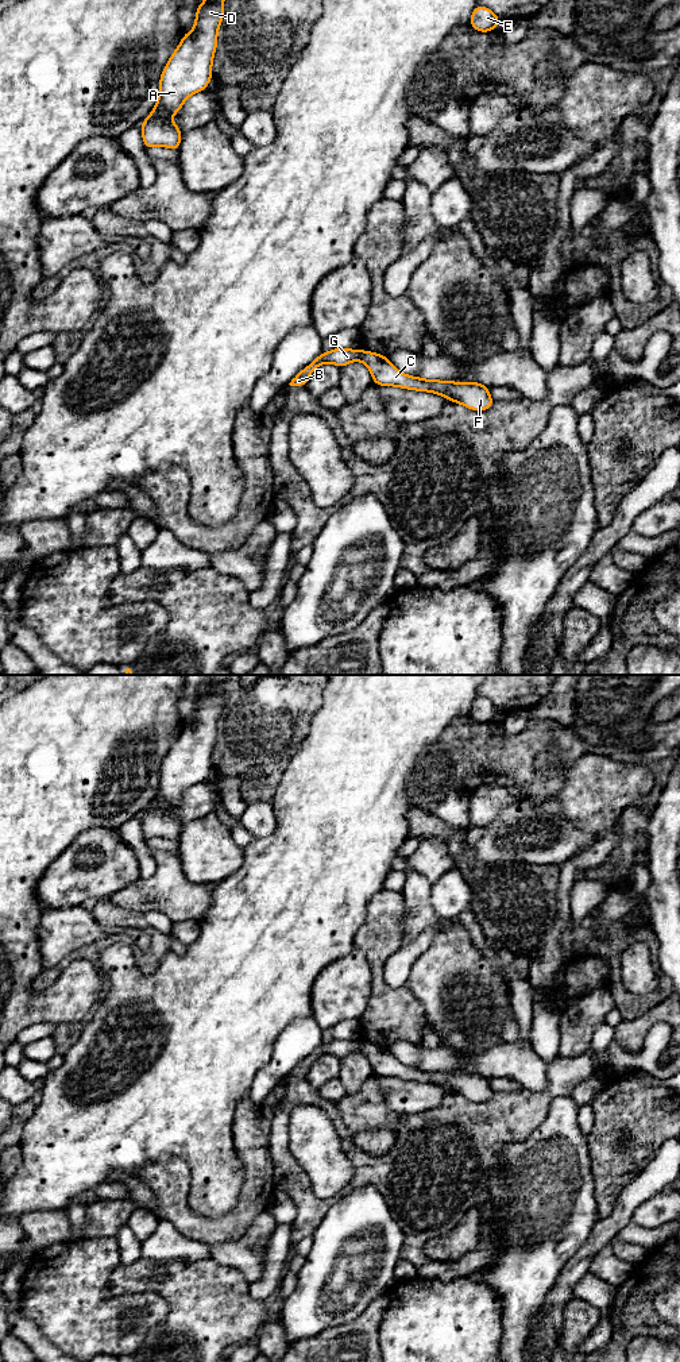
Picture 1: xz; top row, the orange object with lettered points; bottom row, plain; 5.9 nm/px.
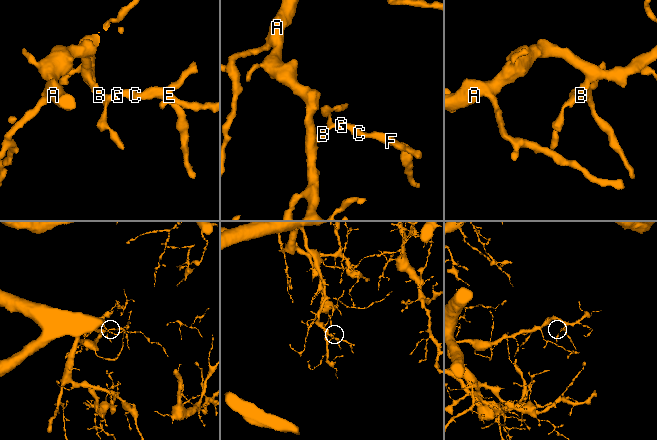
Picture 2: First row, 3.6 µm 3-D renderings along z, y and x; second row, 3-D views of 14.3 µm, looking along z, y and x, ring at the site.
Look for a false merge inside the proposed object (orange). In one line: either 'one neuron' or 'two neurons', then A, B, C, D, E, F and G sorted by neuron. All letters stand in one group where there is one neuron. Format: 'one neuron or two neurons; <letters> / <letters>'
one neuron; A B C D E F G

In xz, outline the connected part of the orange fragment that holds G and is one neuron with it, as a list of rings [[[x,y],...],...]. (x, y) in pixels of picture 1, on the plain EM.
[[[333,1039],[332,1042],[320,1045],[310,1056],[301,1061],[289,1076],[306,1077],[312,1062],[324,1054],[344,1058],[355,1052],[360,1052],[368,1058],[374,1074],[379,1077],[398,1077],[401,1080],[430,1083],[476,1103],[490,1100],[495,1093],[488,1084],[488,1079],[479,1073],[459,1074],[455,1072],[410,1068],[397,1061],[386,1046],[349,1039]]]

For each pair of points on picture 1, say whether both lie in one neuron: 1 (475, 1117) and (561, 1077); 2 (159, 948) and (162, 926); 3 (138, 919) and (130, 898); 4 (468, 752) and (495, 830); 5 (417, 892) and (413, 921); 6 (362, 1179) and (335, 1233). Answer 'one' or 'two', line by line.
1: one
2: two
3: two
4: two
5: one
6: two

